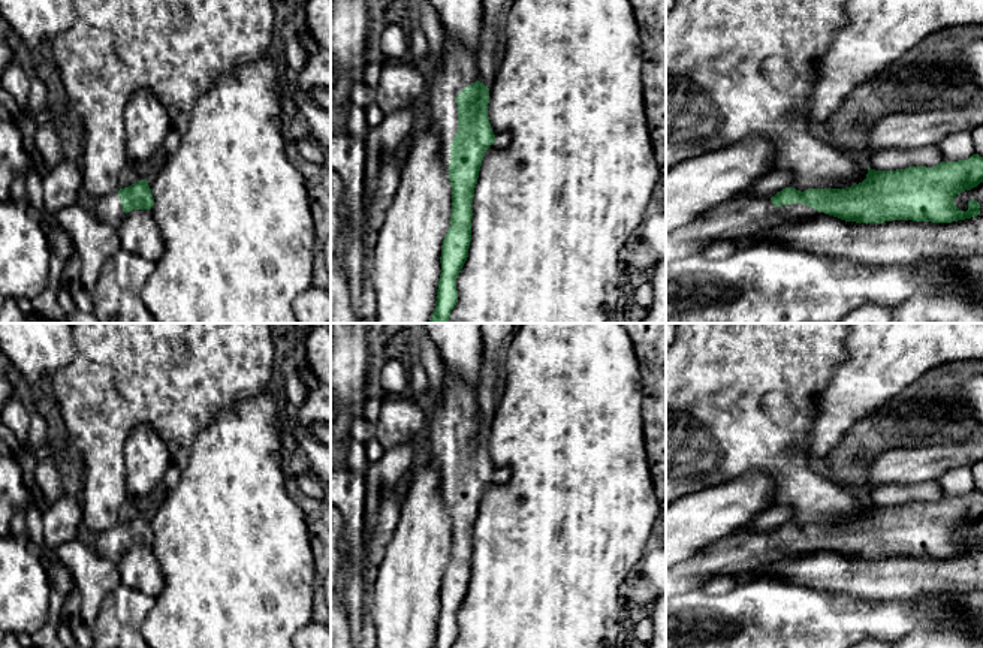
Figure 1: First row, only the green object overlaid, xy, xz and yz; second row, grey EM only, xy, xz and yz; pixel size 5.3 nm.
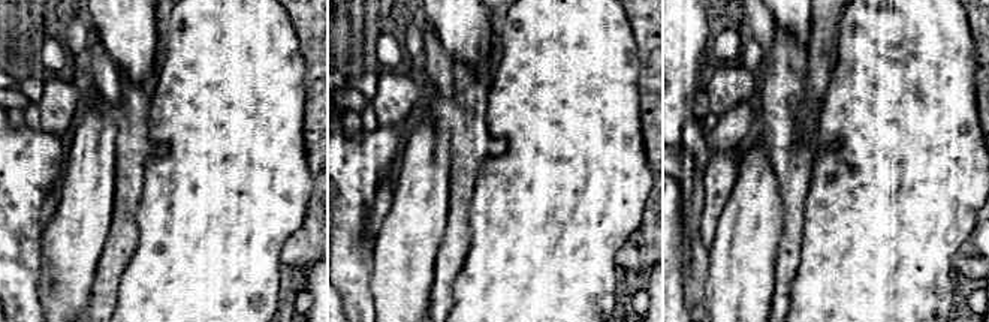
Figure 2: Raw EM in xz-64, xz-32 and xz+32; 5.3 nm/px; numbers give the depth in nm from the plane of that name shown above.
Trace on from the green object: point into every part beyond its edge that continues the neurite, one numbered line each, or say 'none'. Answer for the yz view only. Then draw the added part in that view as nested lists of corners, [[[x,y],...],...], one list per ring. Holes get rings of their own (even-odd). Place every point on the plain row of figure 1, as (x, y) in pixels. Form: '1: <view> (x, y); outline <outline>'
1: yz (739, 554); outline [[[741,530],[666,569],[666,599],[702,590],[718,575],[748,578],[759,567],[817,549],[817,545],[799,537],[775,542],[768,533]]]

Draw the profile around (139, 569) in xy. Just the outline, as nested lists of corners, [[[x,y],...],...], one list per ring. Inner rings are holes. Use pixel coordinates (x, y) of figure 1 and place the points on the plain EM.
[[[133,545],[118,563],[121,584],[147,596],[157,597],[165,588],[165,578],[151,545]]]

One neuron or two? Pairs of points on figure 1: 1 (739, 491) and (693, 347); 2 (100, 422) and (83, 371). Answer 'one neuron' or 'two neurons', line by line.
1: two neurons
2: one neuron

